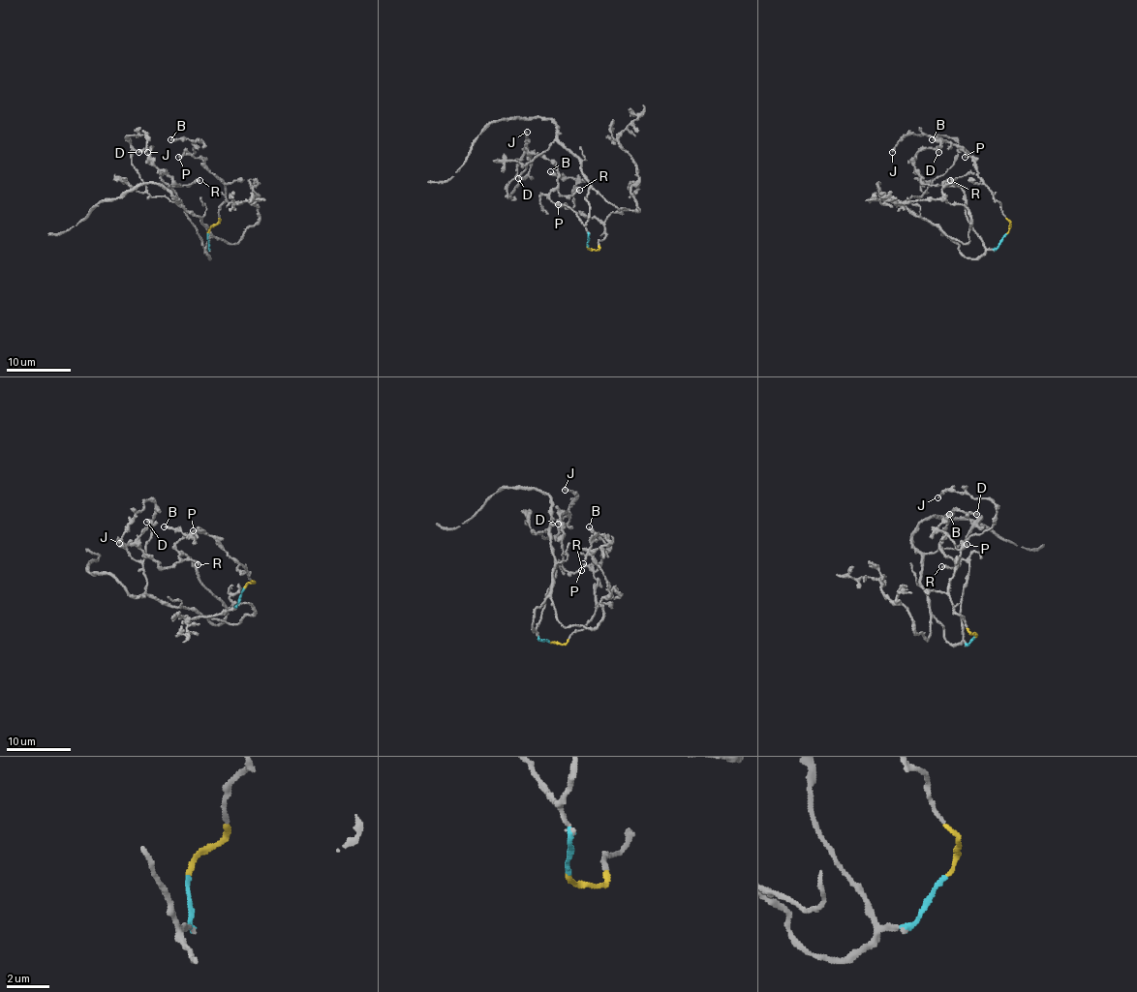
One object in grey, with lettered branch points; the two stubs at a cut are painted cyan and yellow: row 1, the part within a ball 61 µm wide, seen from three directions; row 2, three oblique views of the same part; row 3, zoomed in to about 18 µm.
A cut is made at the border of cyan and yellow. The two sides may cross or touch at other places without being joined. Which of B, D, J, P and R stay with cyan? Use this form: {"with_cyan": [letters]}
{"with_cyan": ["D", "J", "R"]}

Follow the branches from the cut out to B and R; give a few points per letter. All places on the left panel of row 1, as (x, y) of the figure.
B: (208, 233), (218, 220), (221, 204), (226, 199), (226, 187), (194, 156), (196, 140), (169, 140)
R: (208, 233), (206, 249), (169, 188), (200, 180)

